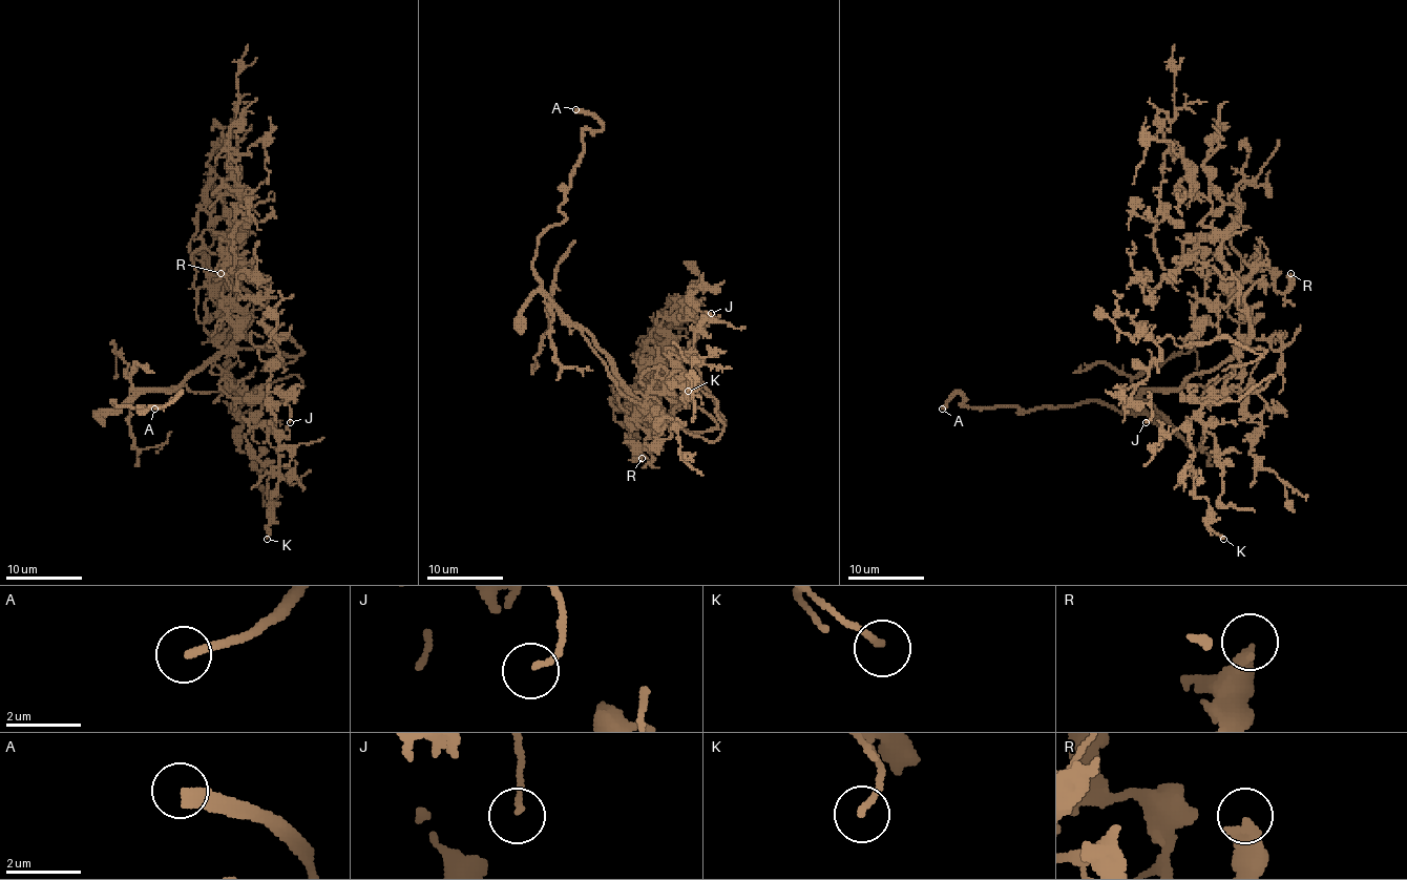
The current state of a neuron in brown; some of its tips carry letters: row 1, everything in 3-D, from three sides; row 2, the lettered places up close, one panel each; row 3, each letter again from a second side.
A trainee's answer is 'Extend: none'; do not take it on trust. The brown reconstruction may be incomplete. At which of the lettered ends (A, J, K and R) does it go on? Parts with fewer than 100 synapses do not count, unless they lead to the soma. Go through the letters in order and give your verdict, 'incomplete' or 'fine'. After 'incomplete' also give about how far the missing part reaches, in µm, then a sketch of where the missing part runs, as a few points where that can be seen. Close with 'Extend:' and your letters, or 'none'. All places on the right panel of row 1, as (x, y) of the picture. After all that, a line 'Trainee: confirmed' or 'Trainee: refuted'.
A: incomplete | 15 µm | (942, 409), (970, 437), (1003, 439), (1006, 443)
J: fine
K: fine
R: fine
Extend: A
Trainee: refuted

